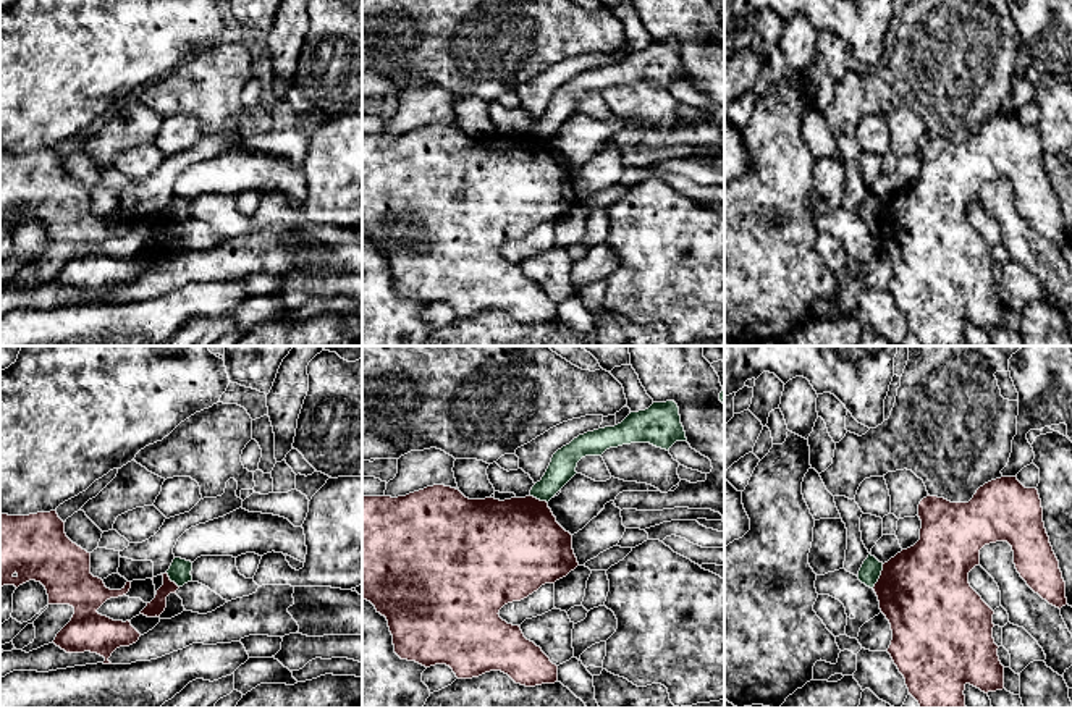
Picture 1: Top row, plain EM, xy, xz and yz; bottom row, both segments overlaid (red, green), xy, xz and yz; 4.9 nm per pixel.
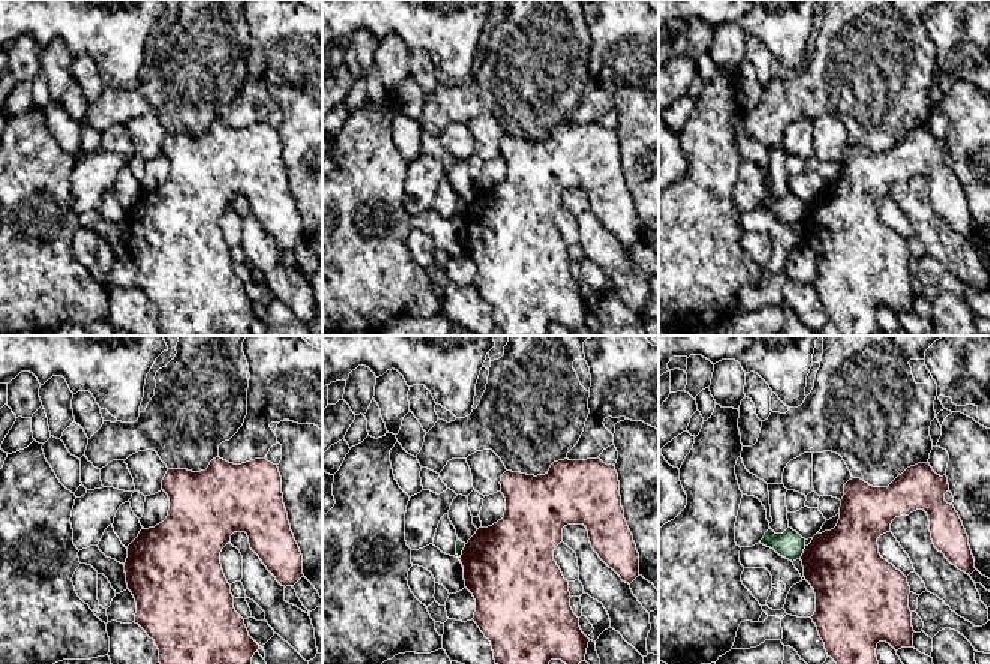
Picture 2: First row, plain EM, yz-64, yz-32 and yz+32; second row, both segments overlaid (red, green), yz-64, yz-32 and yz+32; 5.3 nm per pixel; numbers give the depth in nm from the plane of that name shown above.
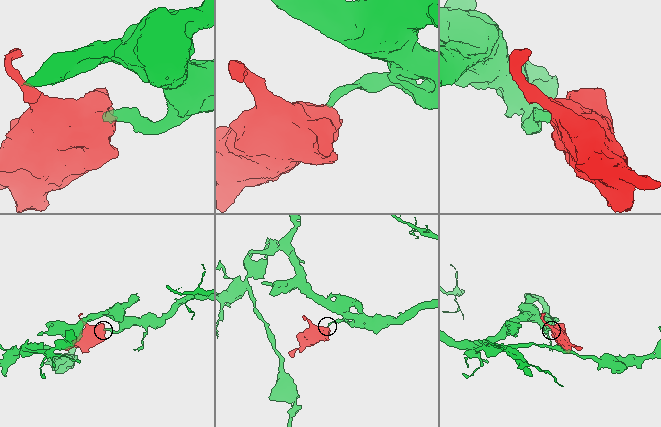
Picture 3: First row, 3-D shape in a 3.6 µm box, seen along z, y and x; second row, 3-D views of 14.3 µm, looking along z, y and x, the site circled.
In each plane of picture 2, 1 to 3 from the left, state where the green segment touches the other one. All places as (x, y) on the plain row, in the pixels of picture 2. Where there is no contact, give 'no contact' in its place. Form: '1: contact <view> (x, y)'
1: no contact
2: contact yz-32 (462, 216)
3: contact yz+32 (804, 216)

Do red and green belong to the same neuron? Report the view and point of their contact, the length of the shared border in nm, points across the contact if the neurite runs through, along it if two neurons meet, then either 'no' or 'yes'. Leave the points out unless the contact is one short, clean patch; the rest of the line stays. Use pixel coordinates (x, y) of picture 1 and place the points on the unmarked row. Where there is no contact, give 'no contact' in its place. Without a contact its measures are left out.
contact yz (880, 214); length 130 nm; border yz (883, 202), (882, 212), (872, 225); no

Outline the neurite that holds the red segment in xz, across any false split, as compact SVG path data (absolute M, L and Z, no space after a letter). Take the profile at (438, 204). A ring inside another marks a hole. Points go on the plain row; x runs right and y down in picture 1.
M445 123L398 136L362 134L362 236L386 255L401 297L446 302L458 317L501 309L525 325L555 322L558 304L498 251L577 204L572 173L534 134L469 137Z

